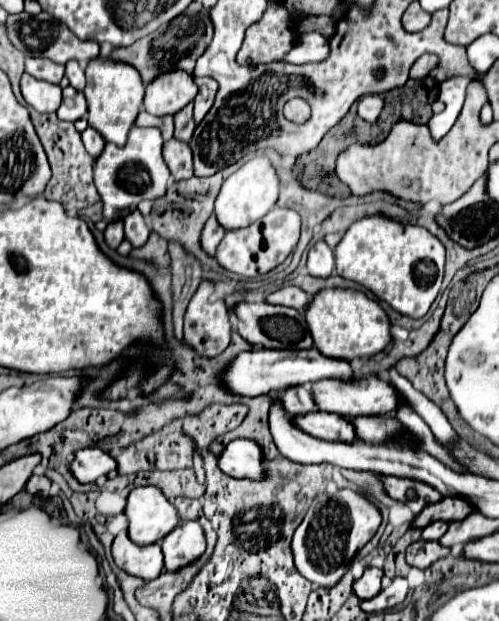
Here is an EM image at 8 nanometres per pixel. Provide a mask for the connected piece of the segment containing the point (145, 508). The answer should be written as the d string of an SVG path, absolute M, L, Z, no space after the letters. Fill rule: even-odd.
M139 486L131 490L125 516L129 520L127 534L135 544L153 544L179 522L175 506L157 486Z

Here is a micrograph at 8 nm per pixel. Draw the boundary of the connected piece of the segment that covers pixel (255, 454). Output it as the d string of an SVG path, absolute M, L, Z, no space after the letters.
M237 438L225 446L219 456L219 468L233 478L263 480L265 474L265 456L261 446L255 440Z

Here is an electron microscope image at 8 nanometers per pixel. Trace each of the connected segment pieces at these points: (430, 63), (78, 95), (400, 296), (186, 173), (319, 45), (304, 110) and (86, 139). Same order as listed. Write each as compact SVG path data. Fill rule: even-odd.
M425 54L425 56L421 56L421 58L413 64L413 78L415 78L415 80L425 78L425 76L431 72L431 68L435 68L435 66L437 66L437 56L435 56L435 54Z
M67 86L63 88L63 102L57 110L57 116L61 120L69 120L69 122L75 122L79 118L83 118L87 114L87 100L83 96L83 92L75 90L73 86Z
M383 214L363 216L349 226L341 242L333 250L319 240L307 256L311 276L329 276L337 266L337 274L369 288L377 299L387 302L399 314L423 318L439 294L445 272L445 248L437 236L423 226L401 224ZM415 242L415 244L413 244Z
M171 138L163 144L163 158L171 170L171 176L179 180L187 180L193 176L193 156L189 144Z
M313 32L313 34L303 34L295 48L285 56L285 62L291 62L291 64L305 64L305 62L321 62L325 60L329 54L329 42Z
M293 98L285 104L285 118L293 120L293 122L305 122L309 118L309 104L307 100L301 98Z
M87 128L85 132L81 132L81 136L83 136L83 144L85 144L87 152L93 158L97 158L105 146L105 140L101 140L101 134L95 128Z

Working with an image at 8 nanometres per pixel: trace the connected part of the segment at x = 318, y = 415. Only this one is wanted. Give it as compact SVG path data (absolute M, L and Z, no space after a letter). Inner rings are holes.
M311 412L297 416L295 424L307 434L331 442L355 442L355 428L345 416L329 416L329 412Z

